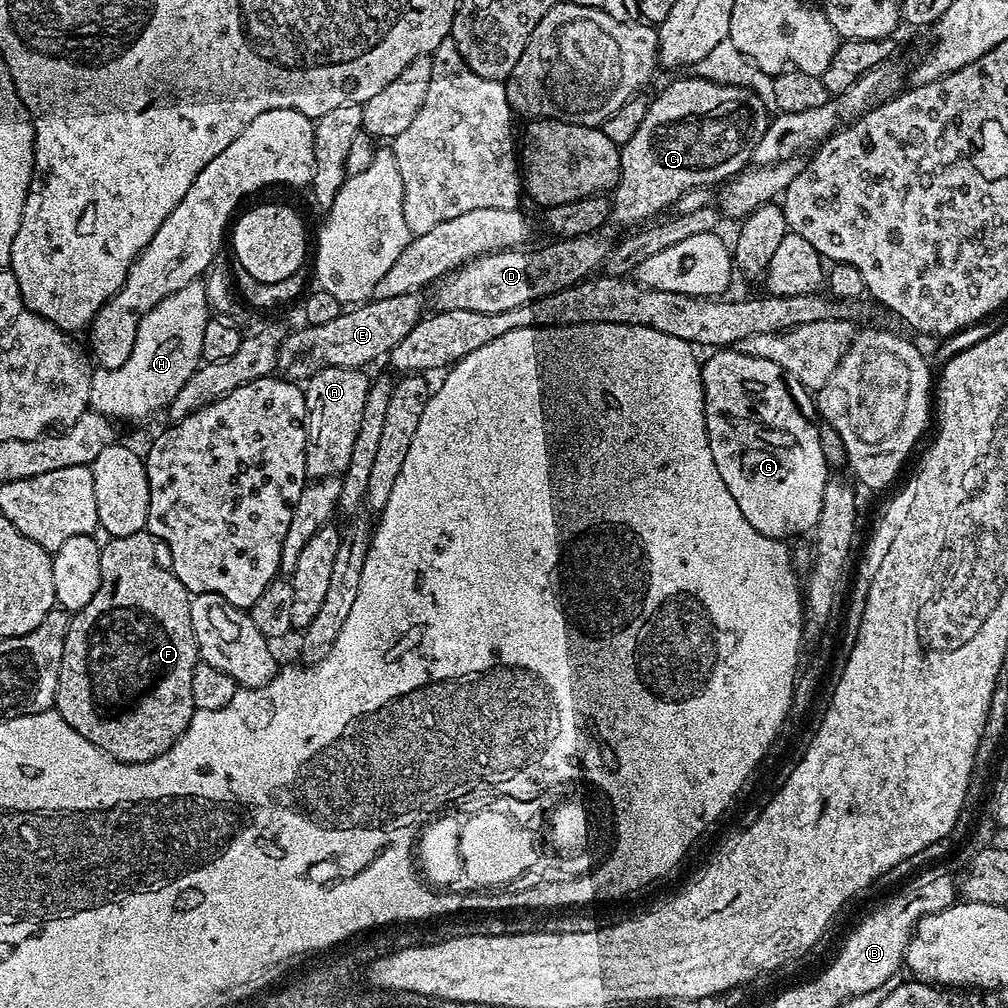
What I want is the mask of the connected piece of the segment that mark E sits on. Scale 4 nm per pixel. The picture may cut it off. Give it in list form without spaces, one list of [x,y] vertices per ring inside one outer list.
[[[419,291],[398,294],[394,298],[372,298],[341,311],[334,322],[322,322],[322,326],[307,326],[292,332],[281,342],[279,359],[296,360],[308,355],[315,363],[330,368],[359,368],[371,365],[379,355],[388,356],[392,348],[422,319],[424,304]]]

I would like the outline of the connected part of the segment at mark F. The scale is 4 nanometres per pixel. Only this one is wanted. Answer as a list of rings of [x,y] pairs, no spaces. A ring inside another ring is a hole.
[[[125,532],[111,537],[108,545],[100,548],[100,581],[98,590],[94,590],[94,598],[86,602],[82,611],[75,613],[68,621],[66,638],[64,639],[64,649],[62,650],[62,666],[58,670],[58,690],[56,691],[56,711],[70,722],[86,742],[94,742],[106,754],[110,754],[123,764],[141,764],[147,760],[153,760],[158,754],[162,754],[179,738],[186,730],[194,711],[194,698],[190,690],[192,675],[198,663],[198,653],[196,651],[196,639],[194,630],[190,626],[190,594],[178,582],[178,578],[167,567],[164,568],[156,561],[157,541],[151,532]]]

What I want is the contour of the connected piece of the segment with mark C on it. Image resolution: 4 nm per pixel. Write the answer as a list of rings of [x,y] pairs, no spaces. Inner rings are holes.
[[[691,78],[692,80],[676,80],[673,84],[668,84],[654,99],[649,103],[646,110],[646,118],[642,118],[642,126],[638,126],[634,138],[630,138],[630,142],[626,142],[620,148],[620,178],[615,185],[614,193],[610,200],[610,220],[614,224],[636,224],[632,226],[640,226],[645,222],[651,221],[653,218],[659,217],[659,212],[663,208],[671,209],[675,205],[676,200],[682,194],[689,192],[691,188],[703,188],[705,186],[719,185],[721,182],[727,182],[740,175],[753,163],[752,155],[755,147],[758,146],[759,140],[762,138],[768,123],[770,121],[770,113],[768,114],[765,101],[756,96],[748,88],[739,88],[733,84],[715,84],[713,80],[705,80],[703,78]]]

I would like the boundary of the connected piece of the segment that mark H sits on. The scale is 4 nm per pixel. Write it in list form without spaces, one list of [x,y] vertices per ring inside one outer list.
[[[200,282],[182,286],[177,292],[164,296],[157,304],[153,304],[136,321],[136,337],[126,362],[122,362],[120,368],[110,368],[93,375],[92,389],[88,399],[91,411],[100,412],[103,416],[118,422],[120,418],[132,418],[134,420],[144,418],[158,408],[163,409],[202,364],[200,359],[202,334],[206,330],[209,315],[210,307],[204,293],[203,283]]]

